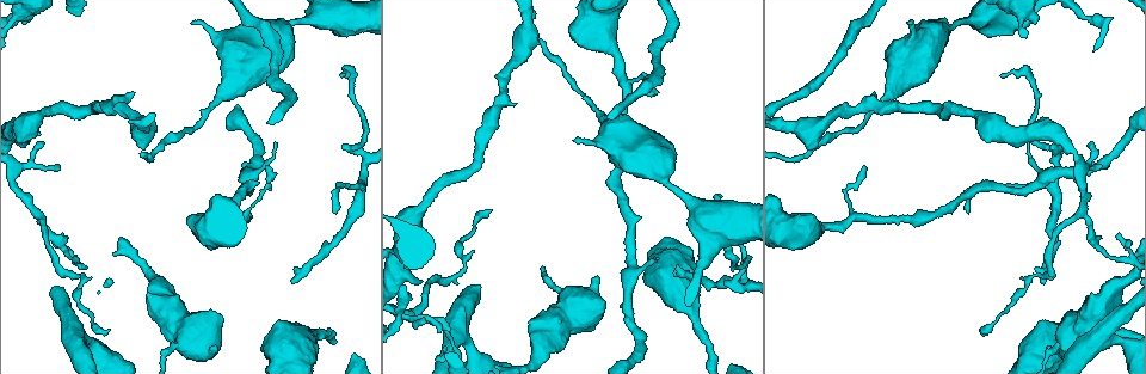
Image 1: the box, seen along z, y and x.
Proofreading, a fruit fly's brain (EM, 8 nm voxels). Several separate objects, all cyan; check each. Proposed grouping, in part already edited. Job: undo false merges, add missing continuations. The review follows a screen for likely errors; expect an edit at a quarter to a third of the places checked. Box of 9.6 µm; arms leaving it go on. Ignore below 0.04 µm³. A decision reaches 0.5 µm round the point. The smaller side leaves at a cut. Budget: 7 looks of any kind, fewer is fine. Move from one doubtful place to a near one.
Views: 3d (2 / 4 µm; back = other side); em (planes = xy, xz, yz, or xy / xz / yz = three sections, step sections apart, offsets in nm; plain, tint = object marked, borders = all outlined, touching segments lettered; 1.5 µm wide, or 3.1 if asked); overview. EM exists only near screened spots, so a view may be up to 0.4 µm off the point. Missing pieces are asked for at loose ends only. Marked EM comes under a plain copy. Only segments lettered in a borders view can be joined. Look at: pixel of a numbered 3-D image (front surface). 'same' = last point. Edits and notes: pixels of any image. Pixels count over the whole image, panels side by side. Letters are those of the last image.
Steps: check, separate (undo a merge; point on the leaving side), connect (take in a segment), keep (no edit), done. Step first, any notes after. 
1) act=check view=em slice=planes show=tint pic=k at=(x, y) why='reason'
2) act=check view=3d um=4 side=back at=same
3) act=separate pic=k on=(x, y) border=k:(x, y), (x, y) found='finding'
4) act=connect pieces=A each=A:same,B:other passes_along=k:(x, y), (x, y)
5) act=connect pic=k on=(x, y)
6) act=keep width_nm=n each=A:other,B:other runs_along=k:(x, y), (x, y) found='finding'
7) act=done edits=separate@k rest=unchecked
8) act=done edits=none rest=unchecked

act=check view=3d um=2 pic=1 at=(1055, 150) why='sharp bend'

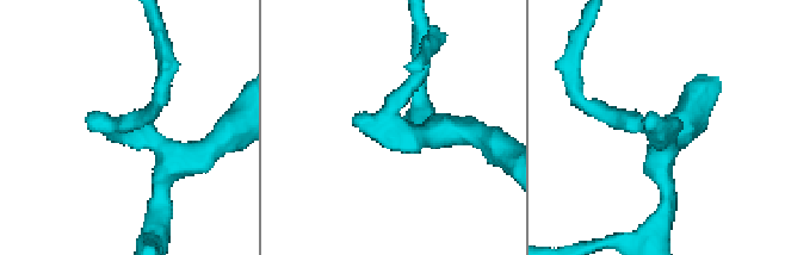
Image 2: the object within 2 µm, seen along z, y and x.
act=check view=em slice=planes show=tint pic=2 at=(404, 136) why='now the EM'

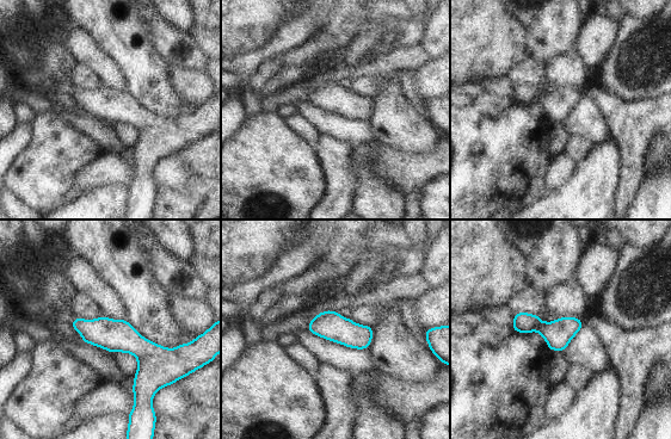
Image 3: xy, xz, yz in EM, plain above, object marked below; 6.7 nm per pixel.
act=check view=em slice=planes show=borders at=same why='what lies round it'

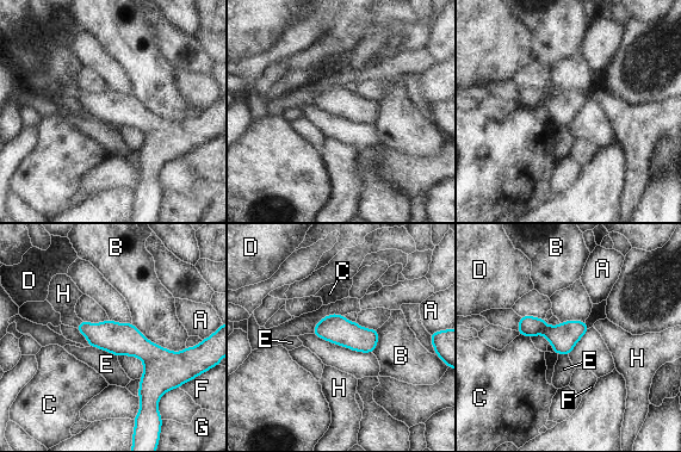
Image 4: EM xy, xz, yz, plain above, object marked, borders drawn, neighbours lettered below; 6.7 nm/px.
act=keep width_nm=190 each=A:other,B:other,C:other,D:other,E:other,F:other,G:other,H:other border=4:(132, 322), (158, 345), (186, 347) found='all the same neuron'

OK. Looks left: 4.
act=check view=3d um=4 pic=1 at=(1045, 283)

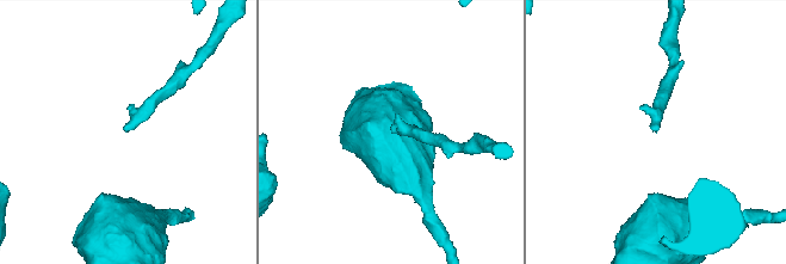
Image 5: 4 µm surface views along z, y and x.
act=check view=em slice=yz step=4 show=borders pic=5 at=(393, 131) why='now the EM'

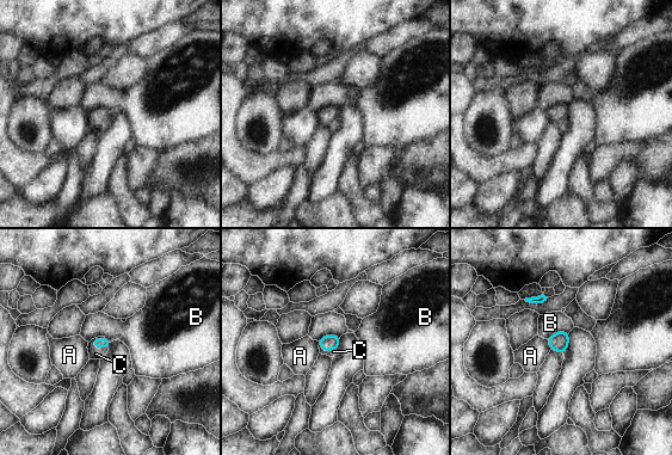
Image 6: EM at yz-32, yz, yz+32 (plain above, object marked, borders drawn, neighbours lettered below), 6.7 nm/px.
act=check view=em slice=xz step=4 show=borders at=same why='cut it another way'

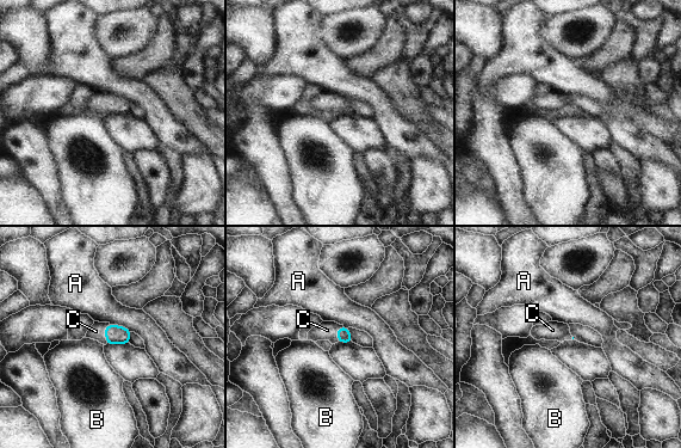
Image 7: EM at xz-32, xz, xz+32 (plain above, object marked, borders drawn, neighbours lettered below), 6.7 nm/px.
act=connect pieces=C each=A:other,B:other,C:same passes_along=7:(342, 332), (336, 333), (327, 330) found='it goes on there'

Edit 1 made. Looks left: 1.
act=check view=em slice=xy step=4 show=borders pic=1 at=(33, 212) why='three arms meet'

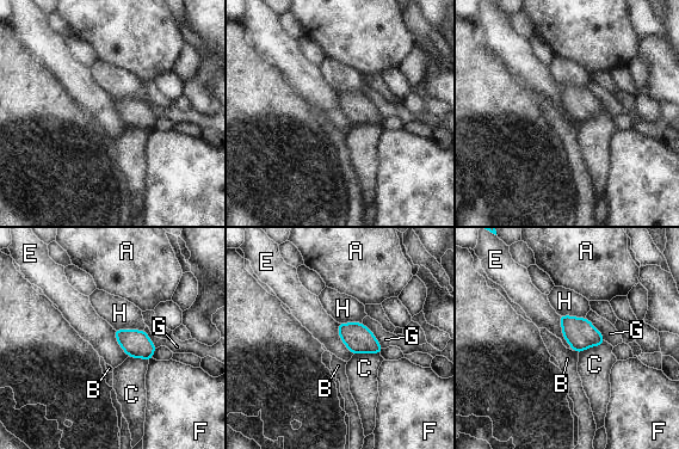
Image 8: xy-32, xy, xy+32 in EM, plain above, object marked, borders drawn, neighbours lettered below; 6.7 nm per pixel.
act=keep width_nm=80 longest_contact=E:260nm each=A:other,B:other,C:other,E:other,F:other,G:other,H:other found='one neuron here'

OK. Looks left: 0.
act=done edits=connect@7 rest=unchecked

